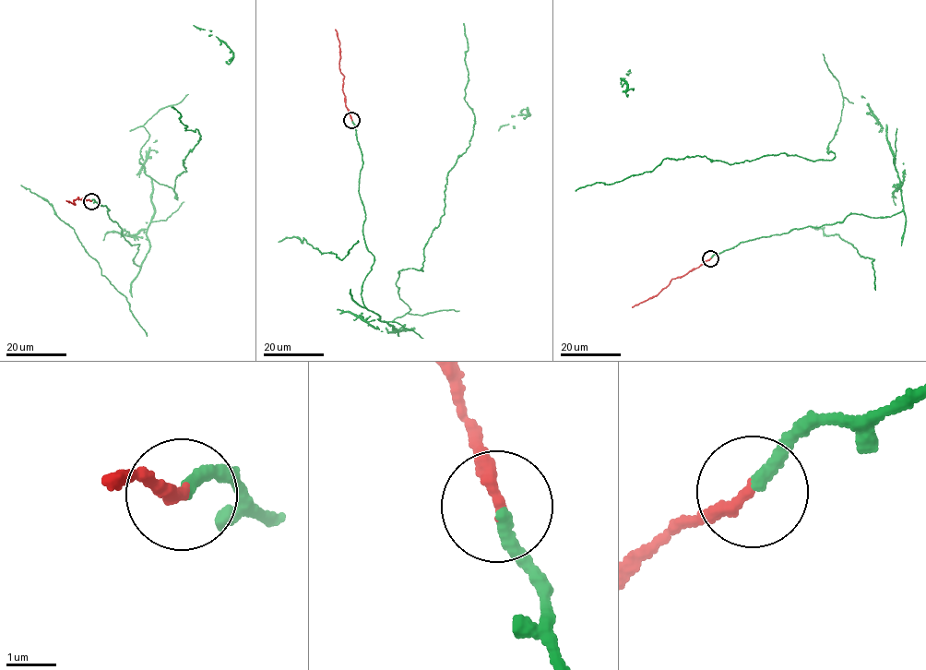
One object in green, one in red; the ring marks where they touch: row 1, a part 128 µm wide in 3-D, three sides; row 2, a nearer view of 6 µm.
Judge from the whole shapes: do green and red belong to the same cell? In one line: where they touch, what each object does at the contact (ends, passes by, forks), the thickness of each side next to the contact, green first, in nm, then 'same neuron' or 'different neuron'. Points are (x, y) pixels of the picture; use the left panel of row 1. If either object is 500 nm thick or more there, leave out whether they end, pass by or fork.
at (91, 201); green ends there; red ends there; 240 nm thick on the green side, 240 nm on the other; same neuron

